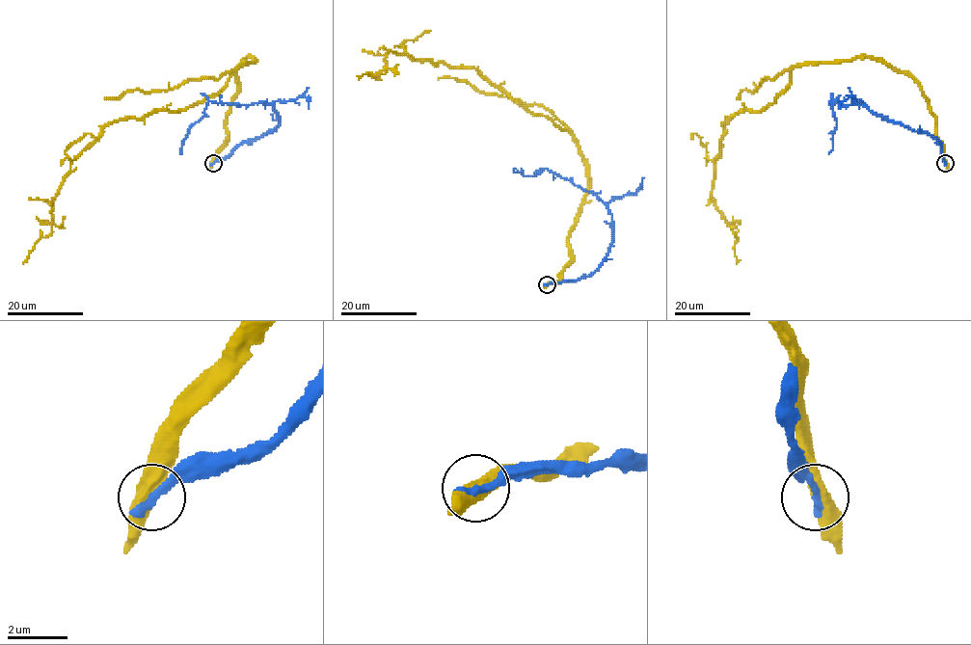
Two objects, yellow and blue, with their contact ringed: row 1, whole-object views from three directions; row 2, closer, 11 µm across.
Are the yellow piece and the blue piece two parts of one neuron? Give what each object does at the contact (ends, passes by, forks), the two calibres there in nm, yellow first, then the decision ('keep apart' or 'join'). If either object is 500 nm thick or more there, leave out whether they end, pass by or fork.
yellow passes by | blue ends | 480/360 nm | keep apart

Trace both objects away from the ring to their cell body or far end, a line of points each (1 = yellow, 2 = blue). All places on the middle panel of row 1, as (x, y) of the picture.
1: (546, 284), (571, 262), (568, 235), (587, 187), (574, 136), (474, 68), (390, 50), (386, 72), (356, 76)
2: (546, 284), (588, 277), (598, 267), (612, 243), (612, 214), (592, 193), (546, 169), (525, 176), (515, 168)

